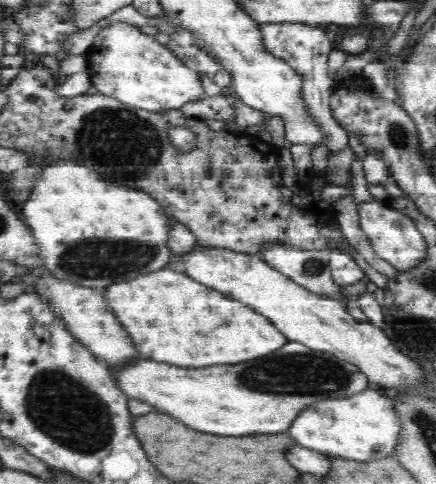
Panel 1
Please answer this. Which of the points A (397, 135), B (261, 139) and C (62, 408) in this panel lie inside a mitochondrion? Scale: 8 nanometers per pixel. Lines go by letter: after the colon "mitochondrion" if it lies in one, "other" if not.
A: mitochondrion
B: other
C: mitochondrion

